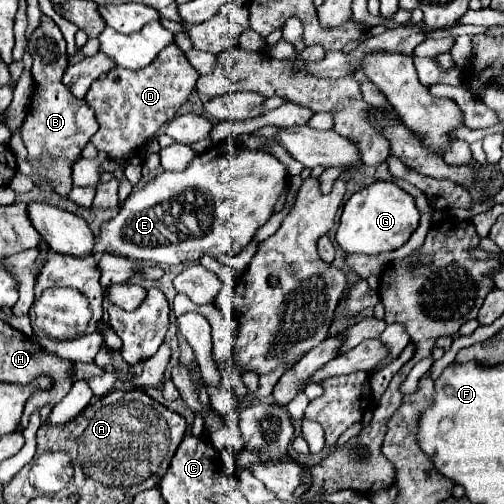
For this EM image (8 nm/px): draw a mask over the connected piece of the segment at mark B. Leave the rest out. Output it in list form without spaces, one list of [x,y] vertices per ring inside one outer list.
[[[42,15],[42,25],[30,37],[30,53],[34,59],[32,77],[36,89],[20,135],[28,149],[30,163],[42,159],[42,163],[34,165],[38,169],[38,177],[46,179],[58,195],[68,195],[68,191],[72,191],[72,167],[82,157],[82,149],[96,133],[98,123],[94,111],[84,103],[84,99],[76,99],[62,83],[64,71],[68,67],[66,41],[58,25],[46,15]]]

